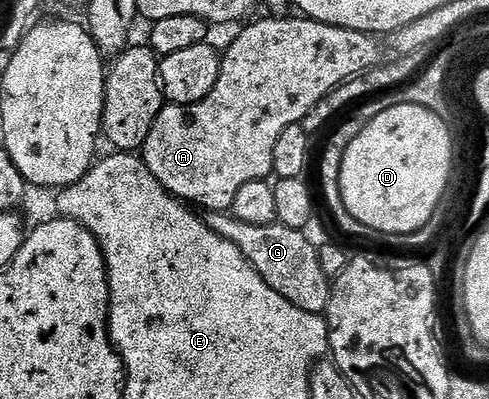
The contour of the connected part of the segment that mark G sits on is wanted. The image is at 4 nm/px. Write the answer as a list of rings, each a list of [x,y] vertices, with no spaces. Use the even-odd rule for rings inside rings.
[[[207,211],[204,218],[208,229],[212,229],[212,233],[220,233],[224,241],[232,241],[232,245],[244,253],[252,269],[256,269],[256,273],[260,273],[267,285],[280,293],[280,297],[292,301],[292,305],[296,305],[296,309],[304,309],[304,313],[322,315],[325,312],[330,300],[332,279],[324,273],[318,247],[306,236],[305,230],[297,231],[280,222],[248,225],[248,221],[240,221],[233,213],[224,211]]]

